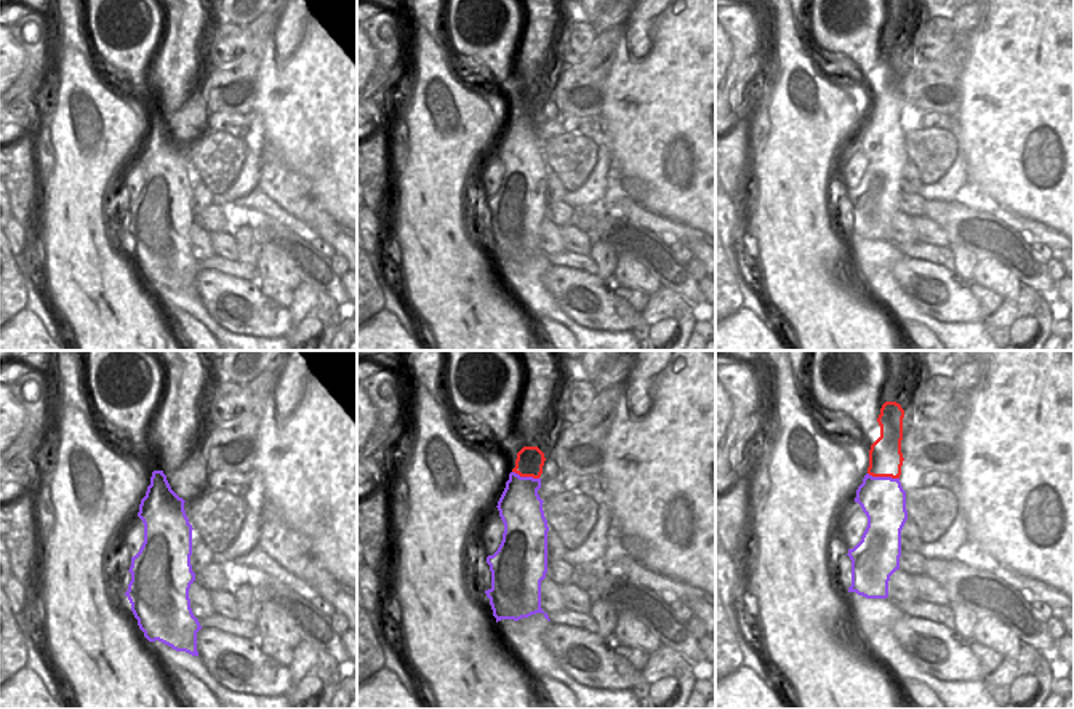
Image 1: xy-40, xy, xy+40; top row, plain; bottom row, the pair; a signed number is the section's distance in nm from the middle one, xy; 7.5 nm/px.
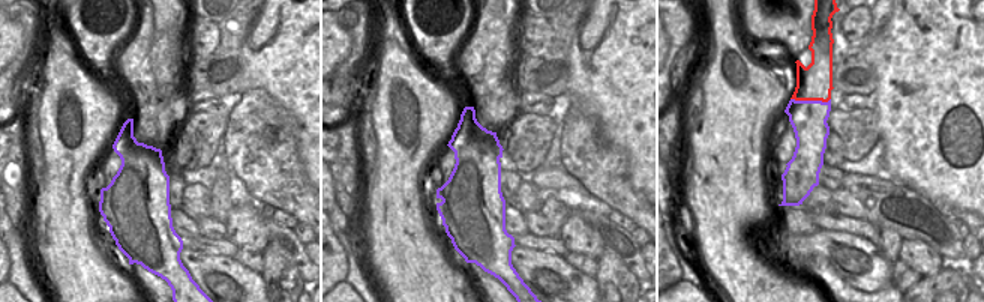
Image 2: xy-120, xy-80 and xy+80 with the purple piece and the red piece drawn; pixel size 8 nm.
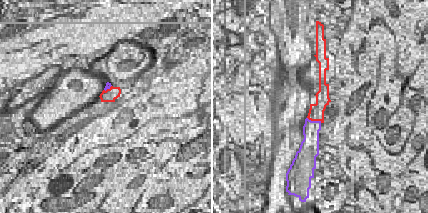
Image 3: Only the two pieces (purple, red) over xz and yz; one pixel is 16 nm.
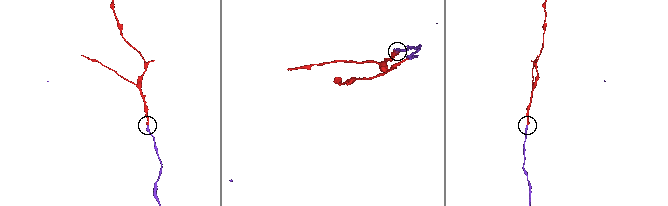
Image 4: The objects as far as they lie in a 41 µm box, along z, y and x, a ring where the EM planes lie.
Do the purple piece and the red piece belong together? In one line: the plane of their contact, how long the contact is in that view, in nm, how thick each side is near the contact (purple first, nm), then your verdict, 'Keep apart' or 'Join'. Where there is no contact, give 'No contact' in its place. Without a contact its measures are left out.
Touches purple in xy+40. Shared border 240 nm. Thickness 340 nm (purple) against 260 nm. Join.

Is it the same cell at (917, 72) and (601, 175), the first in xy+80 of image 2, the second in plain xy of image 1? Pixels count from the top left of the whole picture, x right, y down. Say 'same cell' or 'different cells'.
different cells

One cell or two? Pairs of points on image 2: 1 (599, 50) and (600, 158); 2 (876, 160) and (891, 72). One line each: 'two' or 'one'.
1: two
2: two

